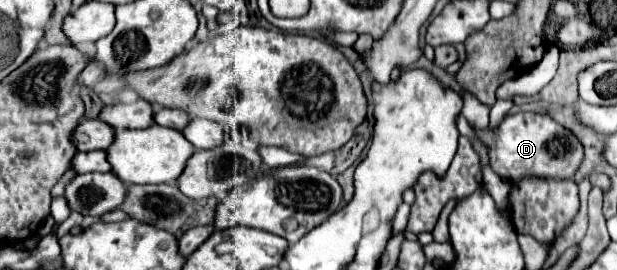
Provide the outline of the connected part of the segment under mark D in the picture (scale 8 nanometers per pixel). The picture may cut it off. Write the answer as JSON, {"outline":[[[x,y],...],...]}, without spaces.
{"outline":[[[509,114],[497,128],[473,128],[473,132],[477,134],[479,142],[487,146],[491,170],[507,182],[517,182],[525,174],[541,178],[573,178],[577,166],[583,160],[583,146],[579,140],[569,130],[553,122],[547,114]]]}

